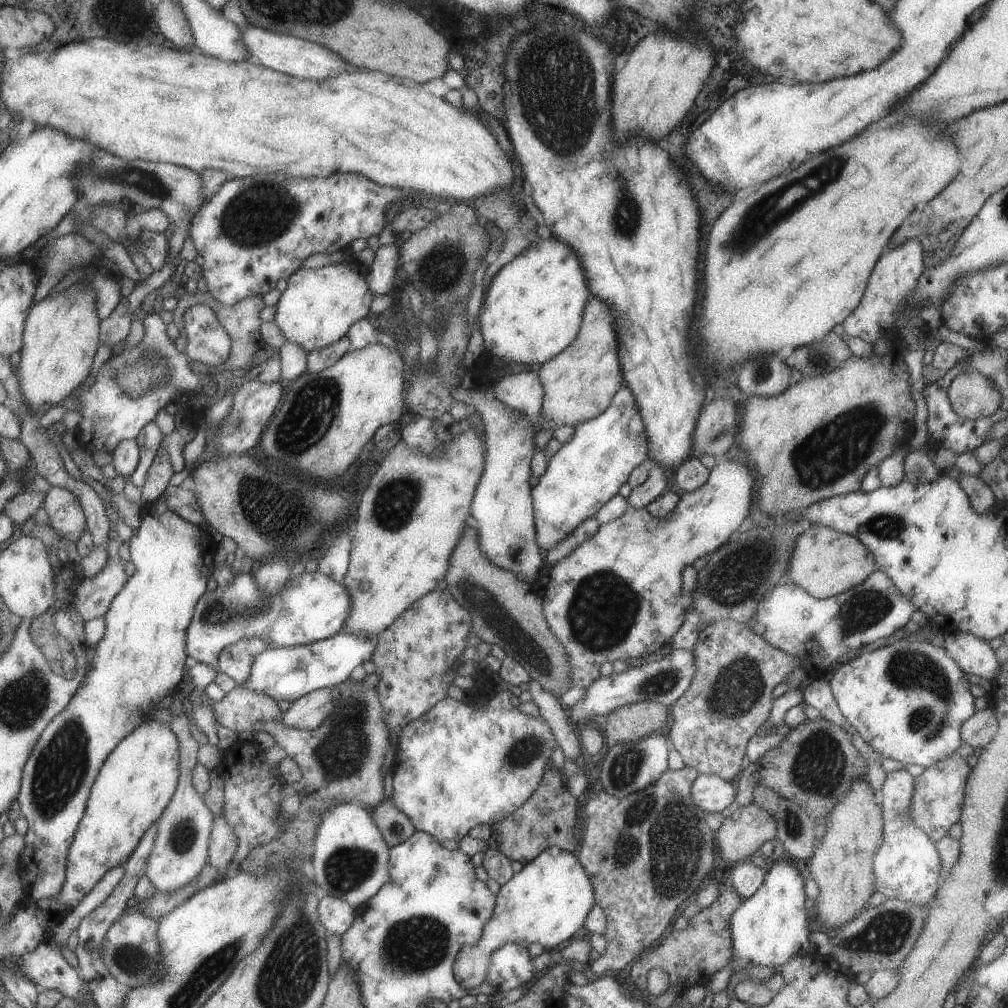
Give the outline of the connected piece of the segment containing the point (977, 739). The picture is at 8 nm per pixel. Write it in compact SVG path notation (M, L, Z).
M993 709L975 712L960 726L960 737L972 748L982 748L996 735L998 722Z

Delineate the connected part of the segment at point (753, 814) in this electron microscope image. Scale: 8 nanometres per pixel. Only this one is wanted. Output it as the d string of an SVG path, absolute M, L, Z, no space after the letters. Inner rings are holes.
M751 802L723 819L714 832L714 846L721 860L733 864L751 858L765 841L773 841L775 836L774 818Z

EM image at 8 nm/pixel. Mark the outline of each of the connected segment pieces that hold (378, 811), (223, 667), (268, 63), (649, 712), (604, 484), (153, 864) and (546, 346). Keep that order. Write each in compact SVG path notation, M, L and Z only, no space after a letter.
M383 798L368 809L388 847L402 843L415 832L412 822L395 808L392 799Z
M240 640L232 645L227 645L220 650L217 657L216 670L227 674L232 678L236 685L241 685L249 674L252 661L251 654L245 650L246 640Z
M247 26L245 30L240 28L240 33L242 34L242 41L246 46L251 63L255 62L286 75L300 79L322 81L347 71L347 68L356 68L344 61L344 58L339 53L305 39L283 36L283 34L273 34L273 32L265 32L265 30L253 28L253 26Z
M651 701L633 703L611 711L606 720L606 726L602 731L607 744L638 741L650 734L666 731L669 724L669 707Z
M627 386L621 387L611 399L609 406L595 418L573 425L571 440L547 460L546 469L538 476L537 483L530 490L535 540L541 550L550 551L562 541L578 524L591 518L626 482L636 466L648 459L648 438L639 414L633 393Z
M175 692L171 697L174 699L169 710L174 714L167 724L171 732L176 736L179 755L179 776L176 791L171 795L170 801L164 808L162 815L157 820L154 845L147 857L145 876L158 891L172 891L177 887L186 885L196 874L199 874L204 864L208 862L208 838L210 835L213 814L207 810L199 794L191 785L191 771L197 763L196 754L198 744L189 733L191 726L186 714L181 712L183 697Z
M544 227L538 229L538 242L492 276L477 322L484 354L532 367L553 358L575 340L583 305L590 295L576 254Z

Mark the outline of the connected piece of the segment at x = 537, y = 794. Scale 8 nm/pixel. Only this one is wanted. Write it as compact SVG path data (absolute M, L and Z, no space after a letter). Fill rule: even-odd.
M552 761L544 766L544 773L531 796L513 814L490 825L488 846L503 853L510 861L517 860L522 865L534 859L542 850L557 847L573 854L575 822L577 822L576 798L573 798L561 781L561 773Z

